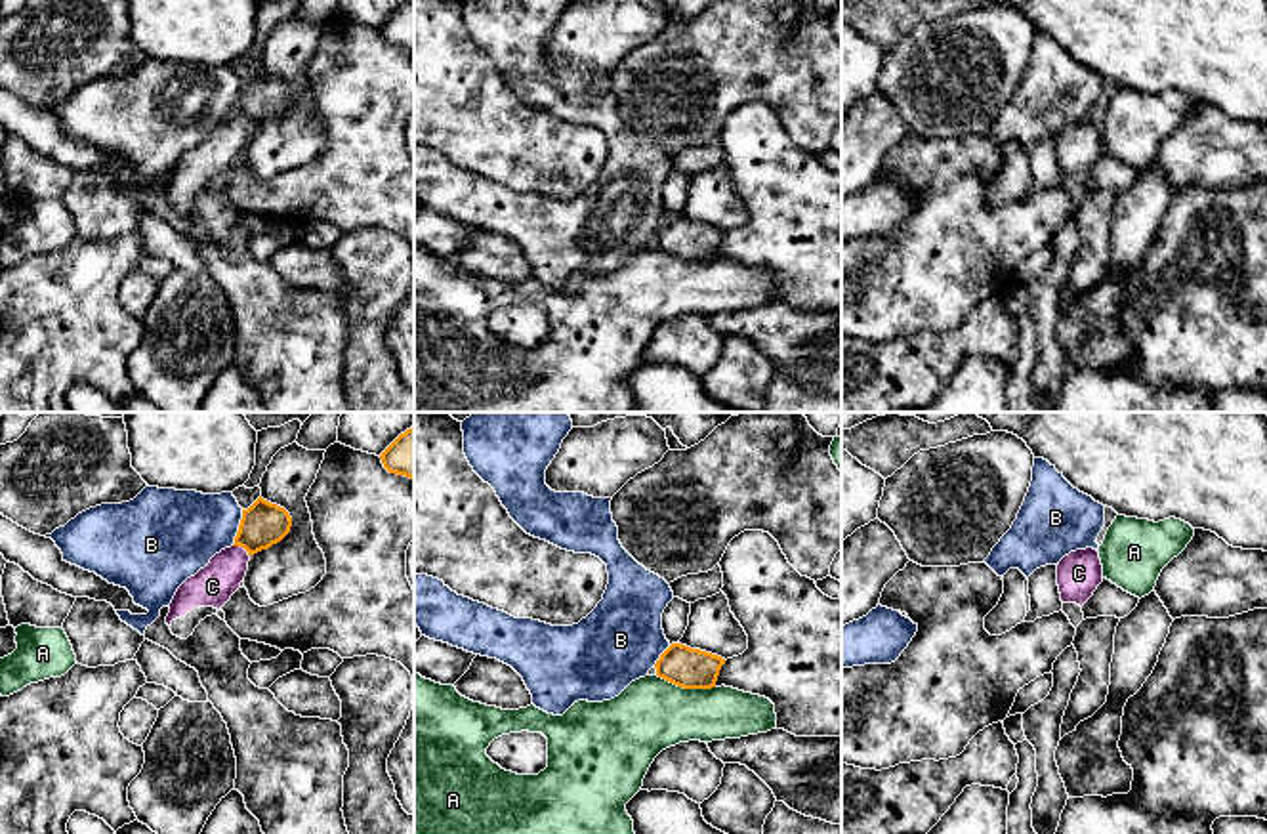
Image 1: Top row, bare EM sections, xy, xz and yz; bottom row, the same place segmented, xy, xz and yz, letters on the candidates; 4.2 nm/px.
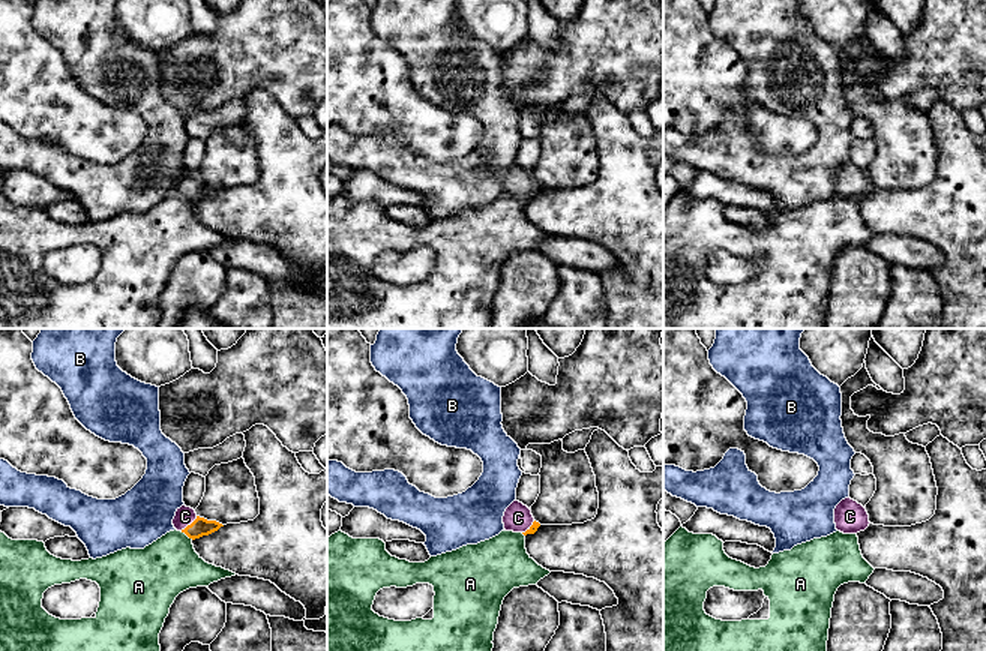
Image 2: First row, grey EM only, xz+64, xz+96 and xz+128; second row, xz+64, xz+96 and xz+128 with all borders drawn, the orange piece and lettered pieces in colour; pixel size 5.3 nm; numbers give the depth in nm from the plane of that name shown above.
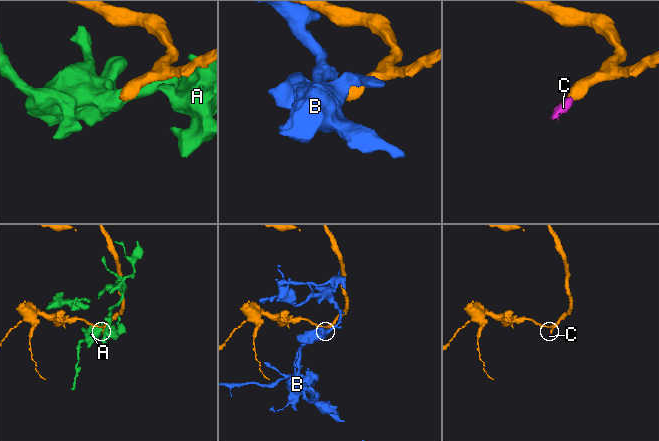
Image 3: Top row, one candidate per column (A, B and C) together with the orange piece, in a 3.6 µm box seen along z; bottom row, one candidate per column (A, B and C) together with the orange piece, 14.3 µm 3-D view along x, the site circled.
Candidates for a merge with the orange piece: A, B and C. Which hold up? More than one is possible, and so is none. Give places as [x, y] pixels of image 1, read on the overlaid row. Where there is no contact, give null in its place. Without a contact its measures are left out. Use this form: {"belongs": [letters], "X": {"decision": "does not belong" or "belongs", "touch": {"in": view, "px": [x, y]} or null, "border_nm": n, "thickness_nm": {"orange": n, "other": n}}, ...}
{"belongs": ["C"], "A": {"decision": "does not belong", "touch": {"in": "xz", "px": [685, 688]}, "border_nm": 260, "thickness_nm": {"orange": 180, "other": 320}}, "B": {"decision": "does not belong", "touch": {"in": "xy", "px": [239, 527]}, "border_nm": 160, "thickness_nm": {"orange": 190, "other": 360}}, "C": {"decision": "belongs", "touch": {"in": "xy", "px": [243, 546]}, "border_nm": 90, "thickness_nm": {"orange": 190, "other": 180}}}

